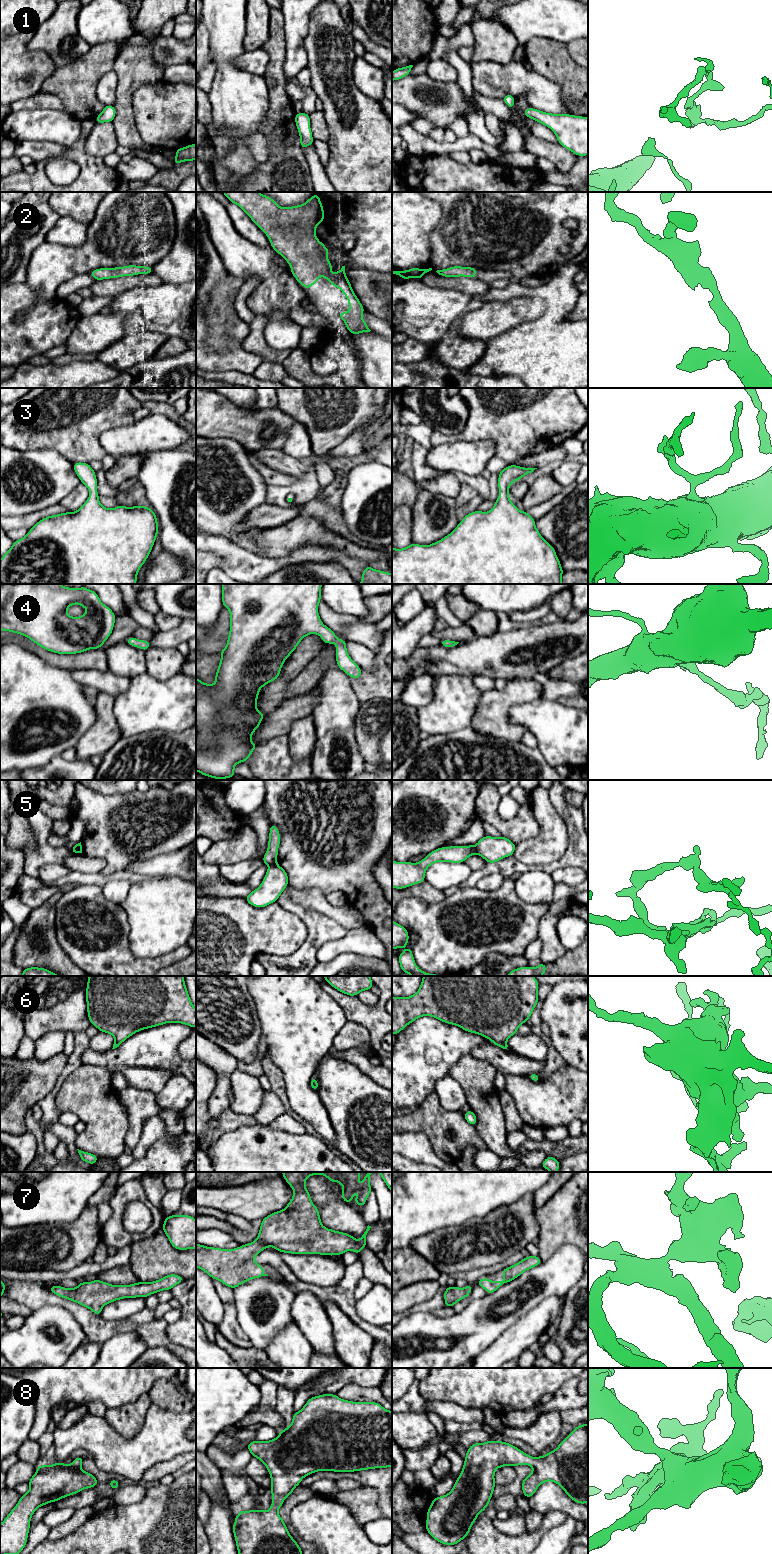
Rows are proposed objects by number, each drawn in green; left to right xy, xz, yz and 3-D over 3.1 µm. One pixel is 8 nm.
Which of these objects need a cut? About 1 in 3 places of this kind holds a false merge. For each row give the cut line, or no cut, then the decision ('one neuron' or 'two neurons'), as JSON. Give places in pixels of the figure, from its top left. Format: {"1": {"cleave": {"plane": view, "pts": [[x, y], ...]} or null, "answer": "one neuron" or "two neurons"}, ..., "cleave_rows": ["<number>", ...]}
{"1": {"cleave": null, "answer": "one neuron"}, "2": {"cleave": null, "answer": "one neuron"}, "3": {"cleave": null, "answer": "one neuron"}, "4": {"cleave": null, "answer": "one neuron"}, "5": {"cleave": {"plane": "xz", "pts": [[276, 862], [269, 865]]}, "answer": "two neurons"}, "6": {"cleave": {"plane": "yz", "pts": [[491, 1040], [505, 1043]]}, "answer": "two neurons"}, "7": {"cleave": null, "answer": "one neuron"}, "8": {"cleave": null, "answer": "one neuron"}, "cleave_rows": ["5", "6"]}

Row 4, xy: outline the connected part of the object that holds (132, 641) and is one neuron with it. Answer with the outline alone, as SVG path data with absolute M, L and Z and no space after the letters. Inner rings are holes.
M129 637L126 642L133 646L133 647L137 647L140 648L144 651L146 651L148 648L150 648L150 641L145 641L145 640L138 640L134 637Z

